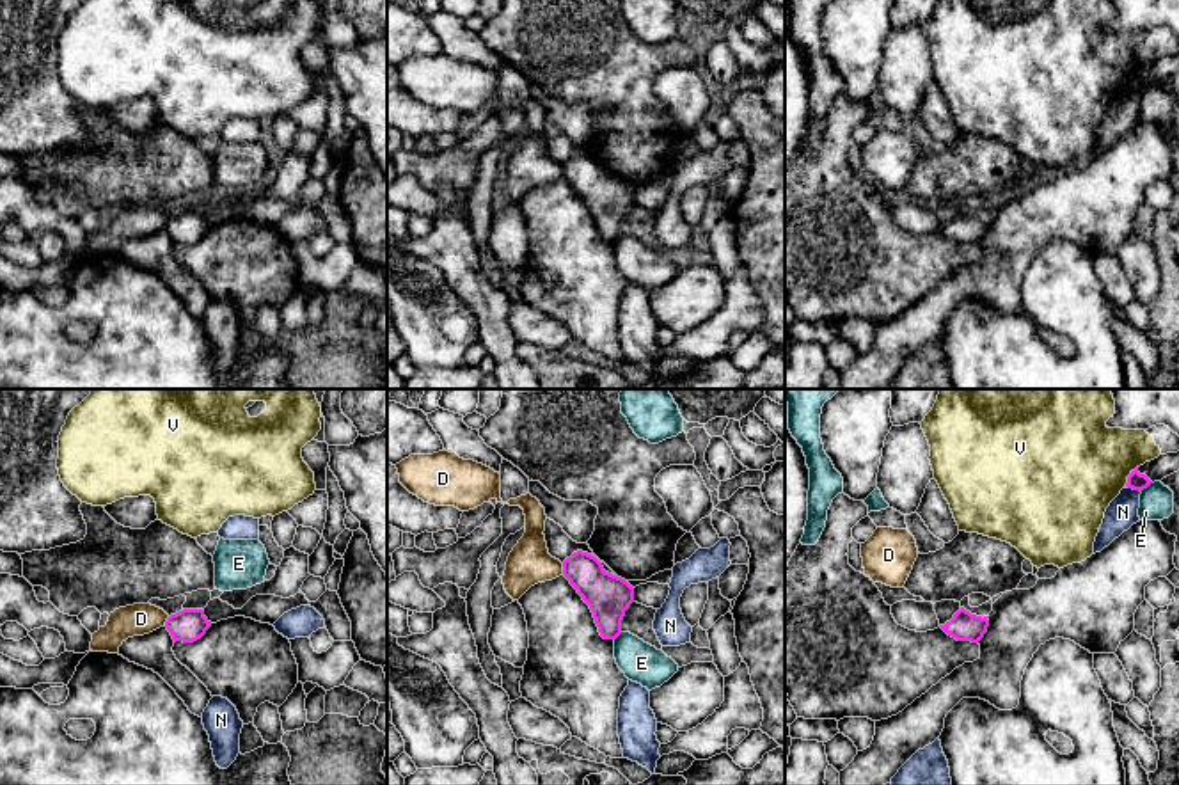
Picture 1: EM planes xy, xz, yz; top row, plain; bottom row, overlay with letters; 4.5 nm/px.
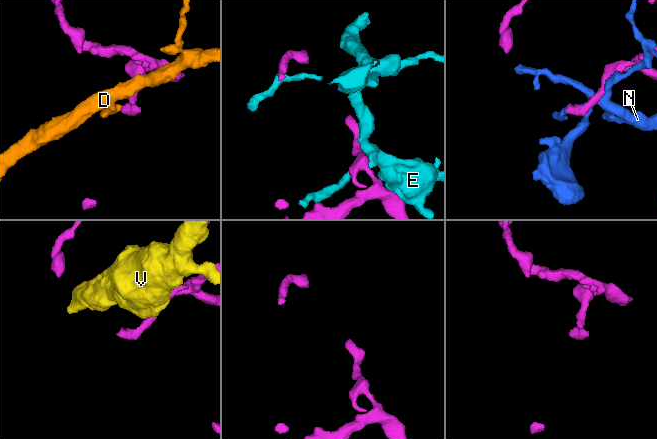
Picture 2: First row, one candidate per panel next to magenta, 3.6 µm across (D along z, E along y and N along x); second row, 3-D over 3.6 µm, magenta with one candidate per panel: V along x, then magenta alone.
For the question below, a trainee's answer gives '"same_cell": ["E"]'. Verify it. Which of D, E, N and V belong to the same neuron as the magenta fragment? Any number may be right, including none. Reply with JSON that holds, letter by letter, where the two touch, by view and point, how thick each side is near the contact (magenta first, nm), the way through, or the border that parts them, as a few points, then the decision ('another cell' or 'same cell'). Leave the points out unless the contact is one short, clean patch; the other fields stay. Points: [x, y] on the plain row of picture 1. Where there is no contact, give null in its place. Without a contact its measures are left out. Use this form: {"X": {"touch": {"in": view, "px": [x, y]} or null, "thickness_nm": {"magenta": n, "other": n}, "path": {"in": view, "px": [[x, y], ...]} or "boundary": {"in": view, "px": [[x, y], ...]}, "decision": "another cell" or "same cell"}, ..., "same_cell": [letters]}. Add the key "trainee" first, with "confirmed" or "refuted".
{"trainee": "refuted", "D": {"touch": {"in": "xz", "px": [563, 171]}, "thickness_nm": {"magenta": 200, "other": 190}, "decision": "another cell"}, "E": {"touch": {"in": "yz", "px": [1146, 89]}, "thickness_nm": {"magenta": 80, "other": 160}, "decision": "another cell"}, "N": {"touch": {"in": "yz", "px": [1133, 91]}, "thickness_nm": {"magenta": 80, "other": 140}, "decision": "another cell"}, "V": {"touch": {"in": "yz", "px": [1128, 79]}, "thickness_nm": {"magenta": 80, "other": 460}, "decision": "another cell"}, "same_cell": []}

